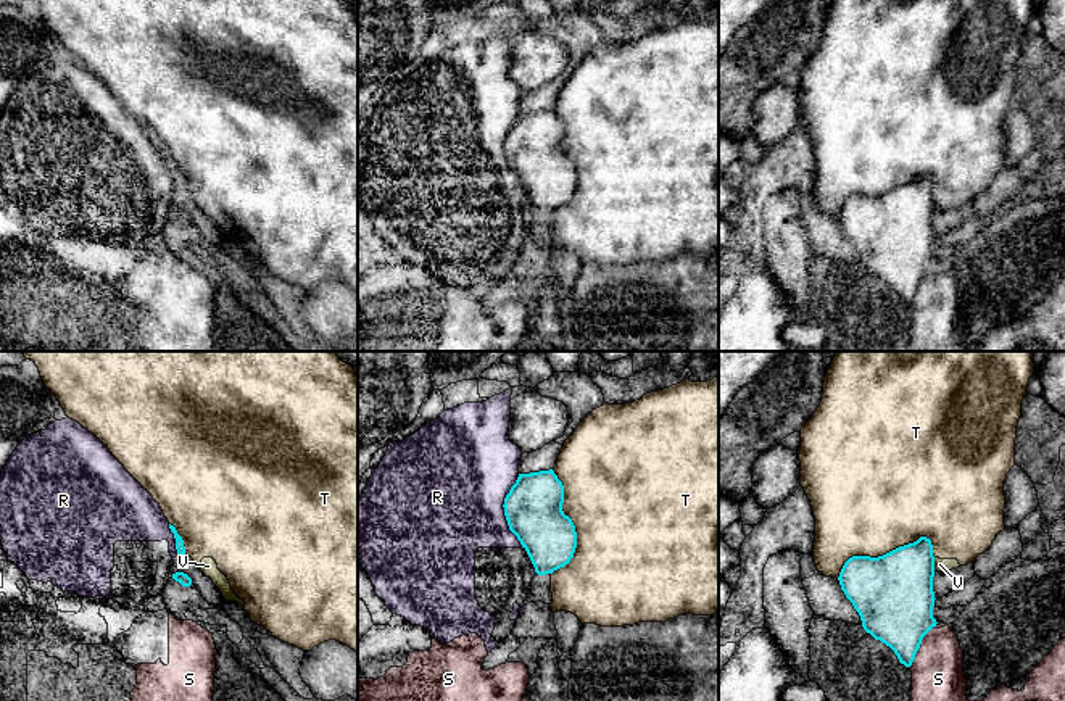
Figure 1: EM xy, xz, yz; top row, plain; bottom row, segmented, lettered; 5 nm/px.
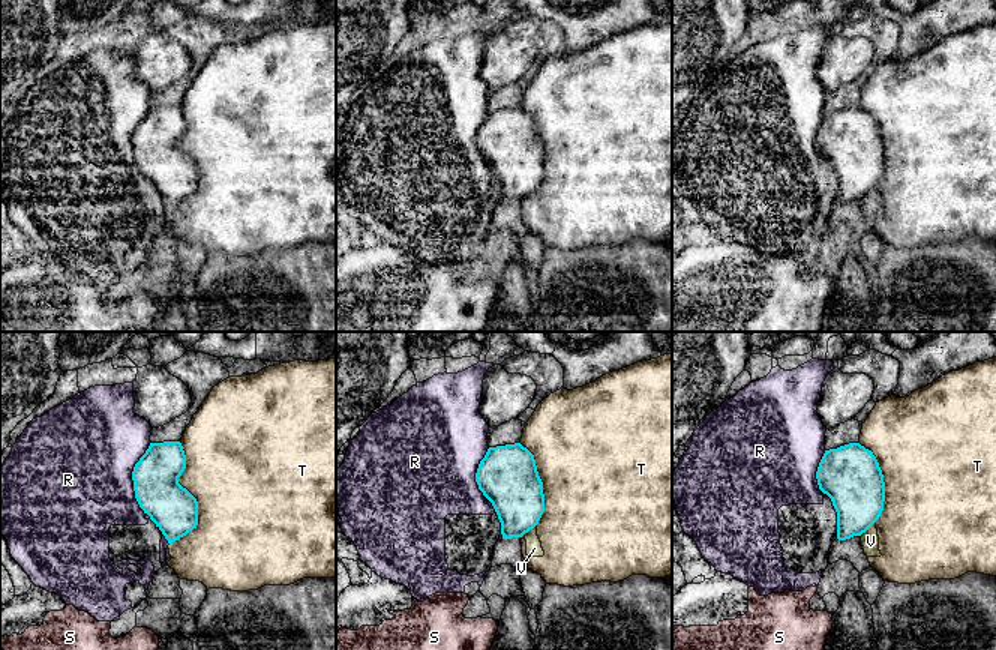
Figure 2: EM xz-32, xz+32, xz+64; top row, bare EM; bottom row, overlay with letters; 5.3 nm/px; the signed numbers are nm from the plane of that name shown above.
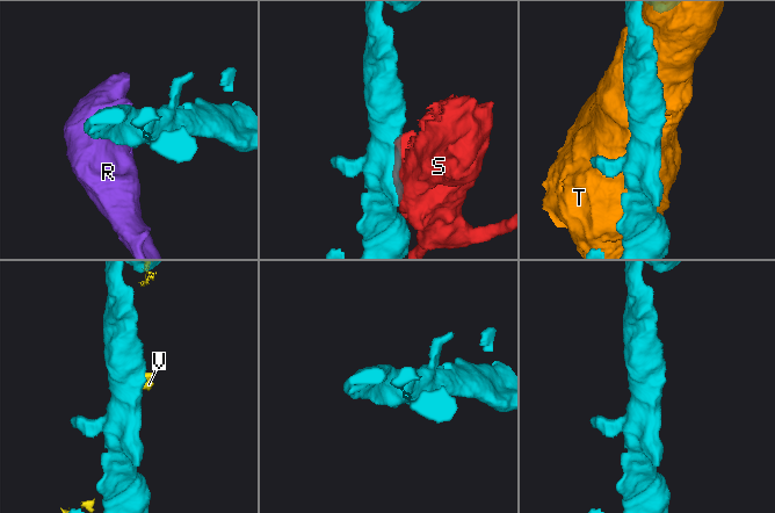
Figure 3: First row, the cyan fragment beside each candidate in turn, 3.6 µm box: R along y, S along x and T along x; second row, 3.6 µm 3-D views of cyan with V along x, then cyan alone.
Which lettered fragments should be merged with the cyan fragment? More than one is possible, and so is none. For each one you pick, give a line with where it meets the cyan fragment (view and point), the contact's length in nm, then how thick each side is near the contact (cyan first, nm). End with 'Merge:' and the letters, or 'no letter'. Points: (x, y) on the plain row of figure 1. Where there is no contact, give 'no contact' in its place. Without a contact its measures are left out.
Merge: no letter

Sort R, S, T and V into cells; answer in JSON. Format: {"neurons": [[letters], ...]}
{"neurons": [["R"], ["S"], ["T", "V"]]}

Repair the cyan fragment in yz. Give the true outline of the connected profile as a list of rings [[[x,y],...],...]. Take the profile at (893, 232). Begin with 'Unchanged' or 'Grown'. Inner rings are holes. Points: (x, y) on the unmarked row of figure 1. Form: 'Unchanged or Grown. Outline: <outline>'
Unchanged. Outline: [[[920,176],[917,180],[899,185],[878,197],[849,197],[838,219],[846,237],[859,251],[864,269],[889,285],[901,303],[910,306],[923,276],[938,263],[933,256],[936,239],[933,216],[933,184],[930,177]]]

